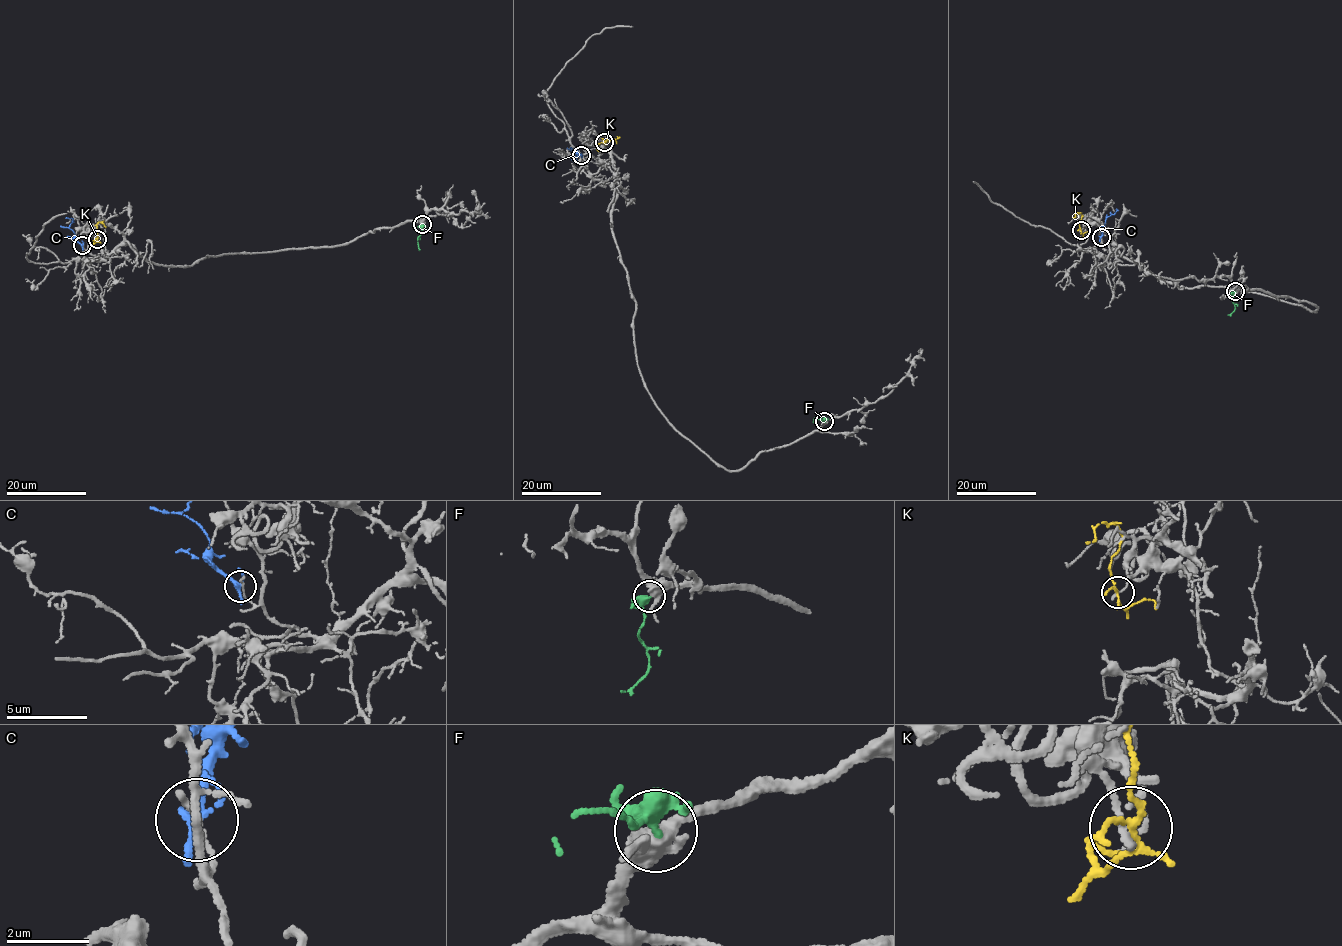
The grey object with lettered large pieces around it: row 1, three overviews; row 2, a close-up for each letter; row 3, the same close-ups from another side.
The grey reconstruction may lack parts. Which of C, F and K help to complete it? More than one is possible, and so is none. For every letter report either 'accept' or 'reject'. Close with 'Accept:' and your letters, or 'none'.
C: reject
F: reject
K: reject
Accept: none

